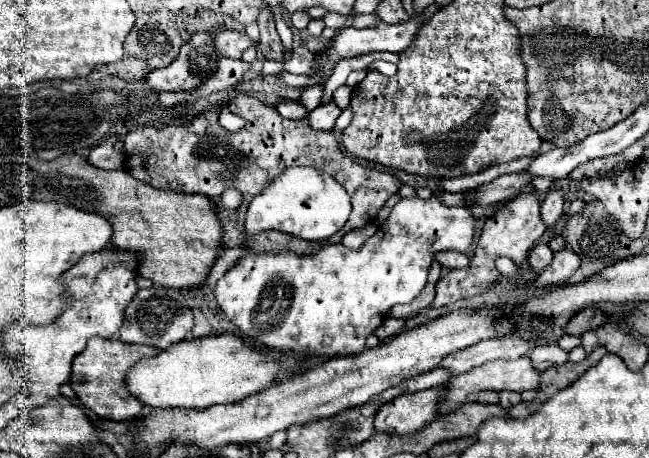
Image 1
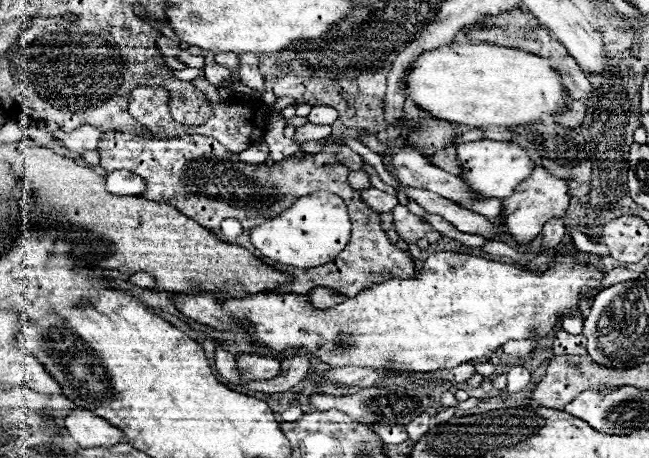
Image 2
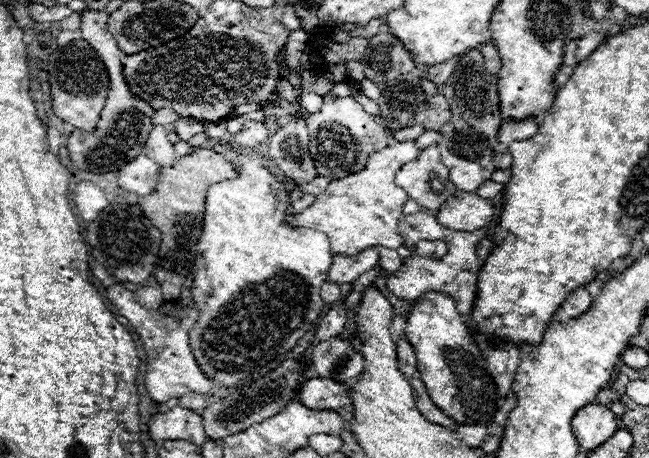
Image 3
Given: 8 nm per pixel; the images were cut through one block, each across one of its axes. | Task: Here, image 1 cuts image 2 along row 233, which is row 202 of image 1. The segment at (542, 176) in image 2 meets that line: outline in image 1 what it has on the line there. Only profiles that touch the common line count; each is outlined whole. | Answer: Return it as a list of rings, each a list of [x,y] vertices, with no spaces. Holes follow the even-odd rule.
[[[524,192],[524,194],[508,200],[500,210],[496,210],[486,220],[482,236],[480,236],[478,246],[476,246],[476,254],[474,254],[470,266],[464,270],[452,270],[450,274],[446,274],[444,278],[438,280],[436,298],[432,302],[432,308],[442,308],[448,304],[454,304],[456,300],[470,298],[474,294],[480,294],[488,286],[492,286],[498,278],[494,260],[498,256],[508,256],[514,264],[522,264],[528,258],[532,246],[538,242],[538,238],[546,232],[546,228],[548,226],[544,224],[542,216],[540,216],[540,200],[534,192]]]

